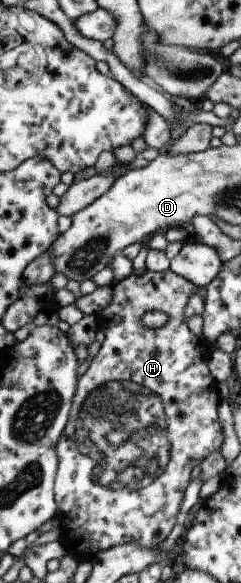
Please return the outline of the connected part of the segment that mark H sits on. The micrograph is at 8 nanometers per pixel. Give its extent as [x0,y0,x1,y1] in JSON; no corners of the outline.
[55,270,224,560]

